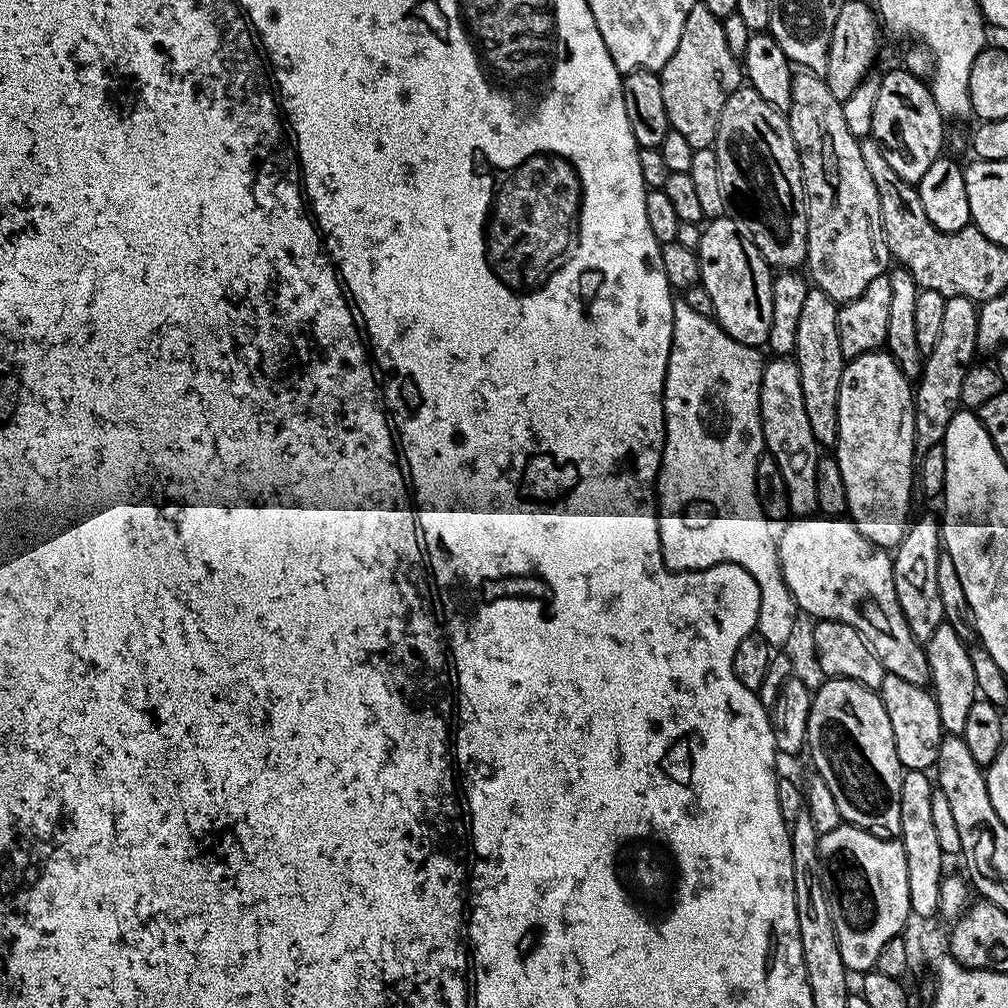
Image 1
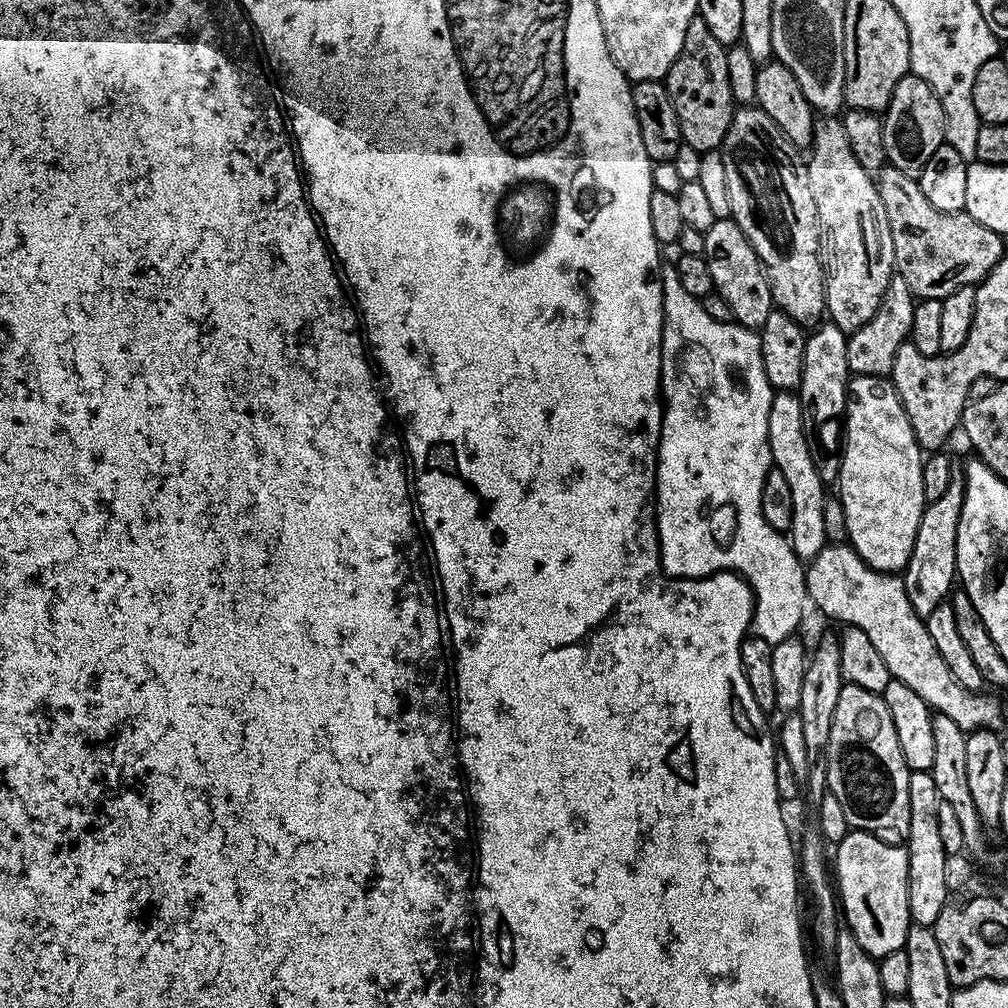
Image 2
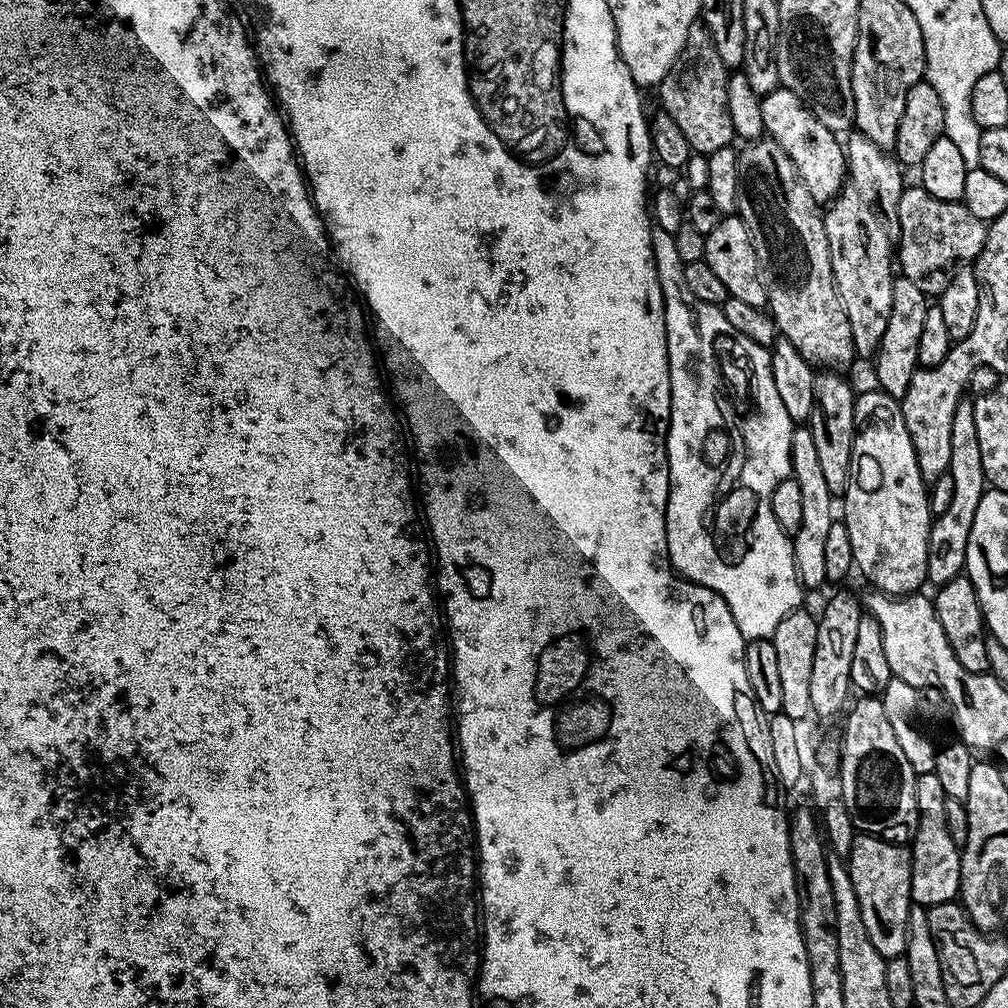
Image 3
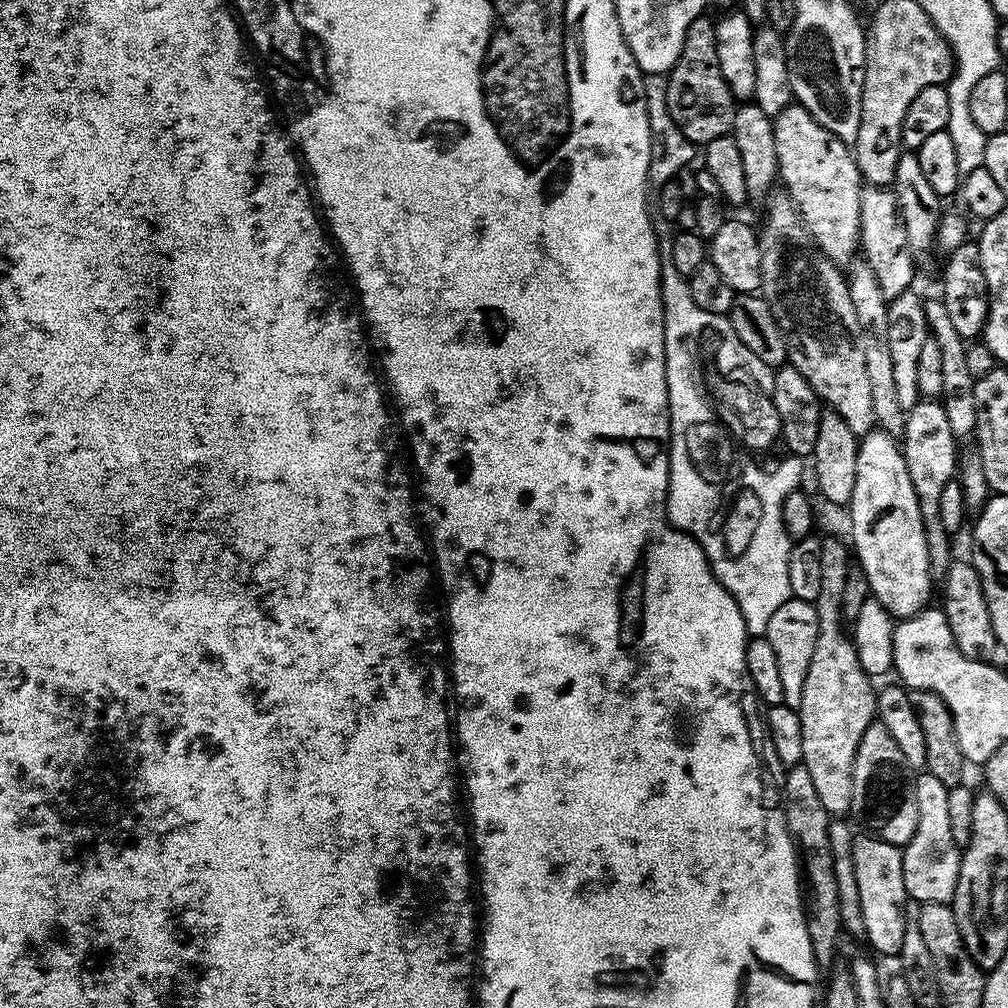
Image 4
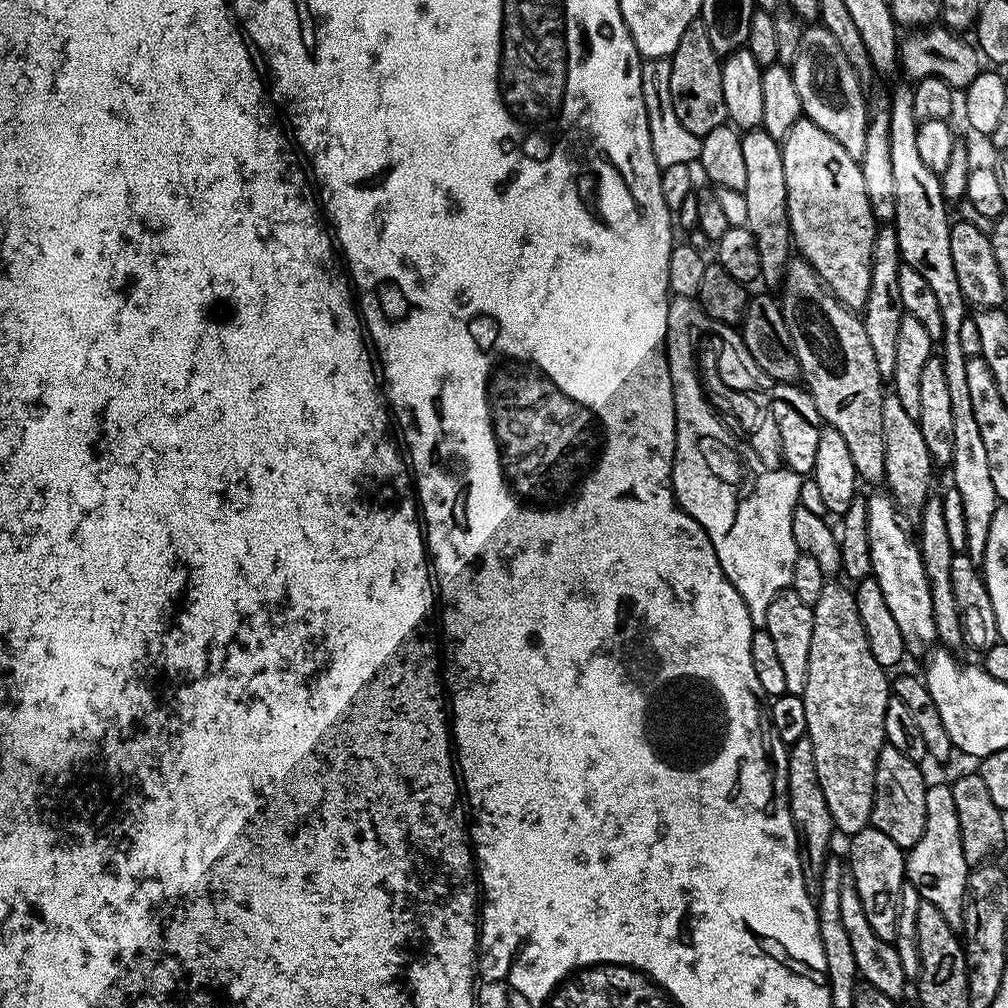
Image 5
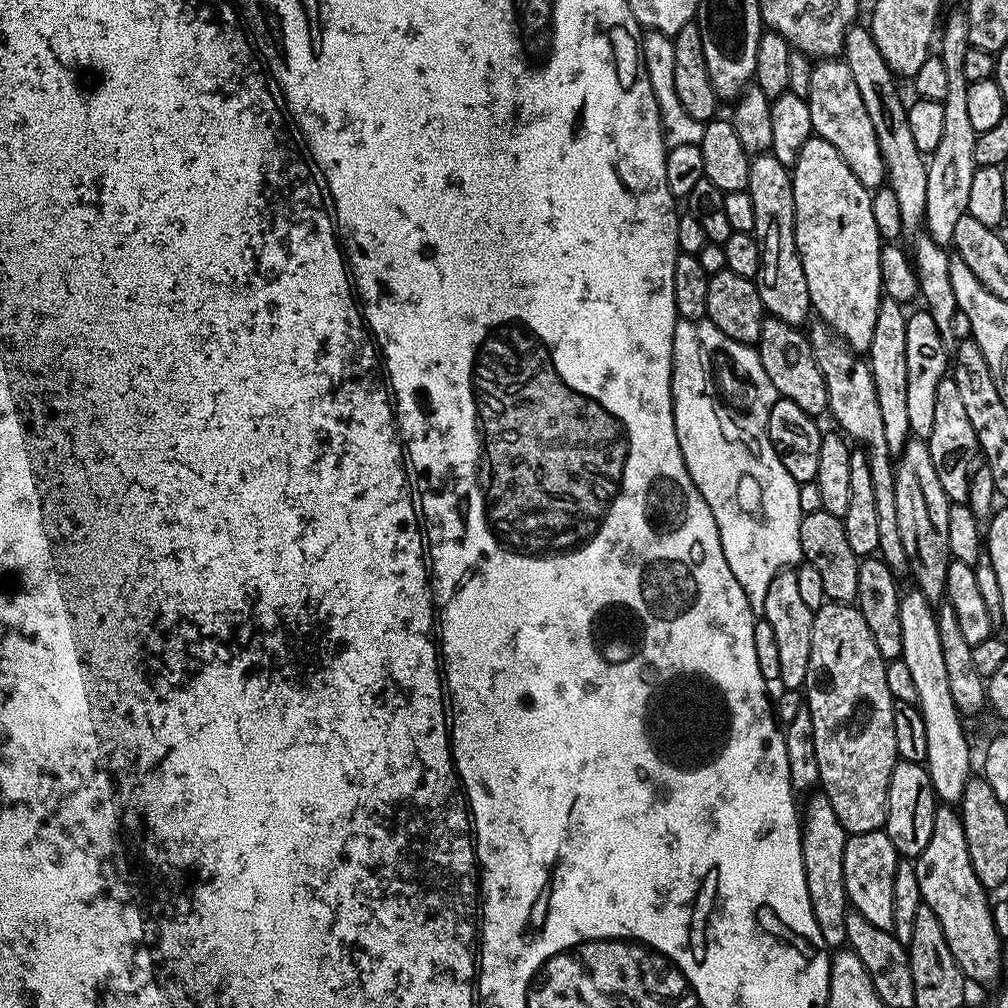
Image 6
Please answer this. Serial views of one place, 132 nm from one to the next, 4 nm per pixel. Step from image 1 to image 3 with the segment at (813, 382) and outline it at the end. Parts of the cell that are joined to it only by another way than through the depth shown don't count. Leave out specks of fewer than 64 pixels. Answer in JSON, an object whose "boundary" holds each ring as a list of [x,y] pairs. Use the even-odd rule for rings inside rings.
{"boundary":[[[820,370],[813,375],[814,402],[810,427],[814,446],[818,453],[818,463],[826,477],[826,486],[833,494],[843,494],[850,478],[850,450],[856,437],[856,397],[857,393],[843,380],[836,370]]]}

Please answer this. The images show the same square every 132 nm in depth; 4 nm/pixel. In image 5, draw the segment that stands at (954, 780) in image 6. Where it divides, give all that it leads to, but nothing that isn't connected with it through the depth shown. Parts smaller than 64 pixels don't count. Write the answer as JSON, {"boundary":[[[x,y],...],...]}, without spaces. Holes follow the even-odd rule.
{"boundary":[[[869,495],[867,502],[872,575],[876,577],[878,586],[882,586],[882,595],[886,597],[886,606],[890,609],[898,630],[902,630],[905,653],[909,657],[927,657],[937,639],[934,606],[930,606],[930,586],[926,570],[922,566],[919,543],[914,539],[913,533],[912,536],[908,533],[902,513],[890,495]]]}

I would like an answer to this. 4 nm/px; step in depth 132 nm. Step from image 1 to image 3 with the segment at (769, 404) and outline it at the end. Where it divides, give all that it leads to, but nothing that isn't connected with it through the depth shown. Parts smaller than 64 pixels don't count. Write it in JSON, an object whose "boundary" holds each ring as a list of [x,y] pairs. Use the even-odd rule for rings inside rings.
{"boundary":[[[793,427],[790,454],[792,455],[791,479],[796,480],[799,489],[802,490],[802,526],[798,526],[798,534],[792,537],[794,562],[796,563],[796,573],[800,576],[801,585],[805,589],[811,590],[811,588],[825,587],[826,584],[824,546],[834,519],[834,513],[832,513],[834,494],[830,490],[830,486],[826,486],[826,477],[820,469],[811,427]]]}

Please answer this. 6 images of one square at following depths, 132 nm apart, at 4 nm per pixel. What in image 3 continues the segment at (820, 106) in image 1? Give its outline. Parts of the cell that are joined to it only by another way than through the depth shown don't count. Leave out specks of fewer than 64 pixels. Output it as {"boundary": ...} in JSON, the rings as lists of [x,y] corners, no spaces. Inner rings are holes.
{"boundary":[[[850,186],[841,188],[839,196],[827,205],[824,229],[826,242],[830,246],[830,266],[838,298],[842,302],[842,310],[846,310],[846,322],[850,324],[850,338],[854,342],[856,356],[871,357],[886,332],[886,322],[890,322],[890,306],[894,298],[893,241],[870,206],[858,198],[858,190]]]}

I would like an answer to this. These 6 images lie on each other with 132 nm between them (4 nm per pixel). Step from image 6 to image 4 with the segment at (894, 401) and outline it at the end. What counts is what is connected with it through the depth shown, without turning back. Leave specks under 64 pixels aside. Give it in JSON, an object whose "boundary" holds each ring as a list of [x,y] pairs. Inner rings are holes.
{"boundary":[[[861,187],[859,247],[862,249],[863,261],[868,263],[870,270],[874,270],[874,278],[878,278],[878,287],[888,301],[898,298],[898,294],[913,287],[912,279],[916,276],[917,257],[908,245],[898,198],[891,187]]]}

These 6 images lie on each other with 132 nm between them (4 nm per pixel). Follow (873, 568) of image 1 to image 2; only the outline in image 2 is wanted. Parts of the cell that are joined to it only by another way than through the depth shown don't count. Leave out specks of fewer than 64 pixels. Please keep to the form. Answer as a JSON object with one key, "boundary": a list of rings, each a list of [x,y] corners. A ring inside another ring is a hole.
{"boundary":[[[832,542],[807,565],[806,579],[809,601],[813,605],[816,603],[830,619],[841,620],[841,625],[864,631],[866,638],[870,638],[870,643],[877,648],[878,654],[882,654],[882,662],[886,662],[893,680],[906,682],[910,690],[915,690],[928,703],[933,713],[946,714],[946,718],[958,722],[958,726],[966,734],[975,732],[977,728],[996,730],[1001,727],[999,702],[992,696],[984,696],[983,691],[966,690],[956,681],[954,674],[950,674],[950,666],[942,662],[942,654],[938,654],[938,646],[934,646],[934,641],[926,630],[925,617],[918,615],[914,606],[910,606],[910,598],[906,598],[904,581],[899,575],[874,570],[847,542]]]}

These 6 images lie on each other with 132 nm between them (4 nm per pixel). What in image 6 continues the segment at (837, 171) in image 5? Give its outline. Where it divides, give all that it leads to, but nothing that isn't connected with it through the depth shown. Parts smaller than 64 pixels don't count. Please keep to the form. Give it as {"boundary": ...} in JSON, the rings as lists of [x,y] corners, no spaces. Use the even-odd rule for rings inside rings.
{"boundary":[[[815,134],[806,146],[802,146],[802,154],[790,171],[796,207],[796,245],[802,258],[802,270],[806,274],[806,286],[810,286],[812,312],[820,315],[817,317],[833,328],[855,352],[867,353],[870,338],[874,338],[874,322],[878,319],[878,306],[882,299],[882,241],[878,226],[874,226],[872,192],[858,182],[854,170],[846,166],[838,150]]]}

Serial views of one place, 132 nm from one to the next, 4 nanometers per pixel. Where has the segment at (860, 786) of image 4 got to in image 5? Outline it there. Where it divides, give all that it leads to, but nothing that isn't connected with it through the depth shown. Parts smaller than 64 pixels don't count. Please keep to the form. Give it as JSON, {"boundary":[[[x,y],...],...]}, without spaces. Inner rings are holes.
{"boundary":[[[887,746],[878,754],[878,766],[874,778],[874,806],[871,827],[882,830],[890,842],[905,850],[912,848],[926,830],[926,790],[929,781],[920,773],[921,765],[915,760],[898,754]]]}

